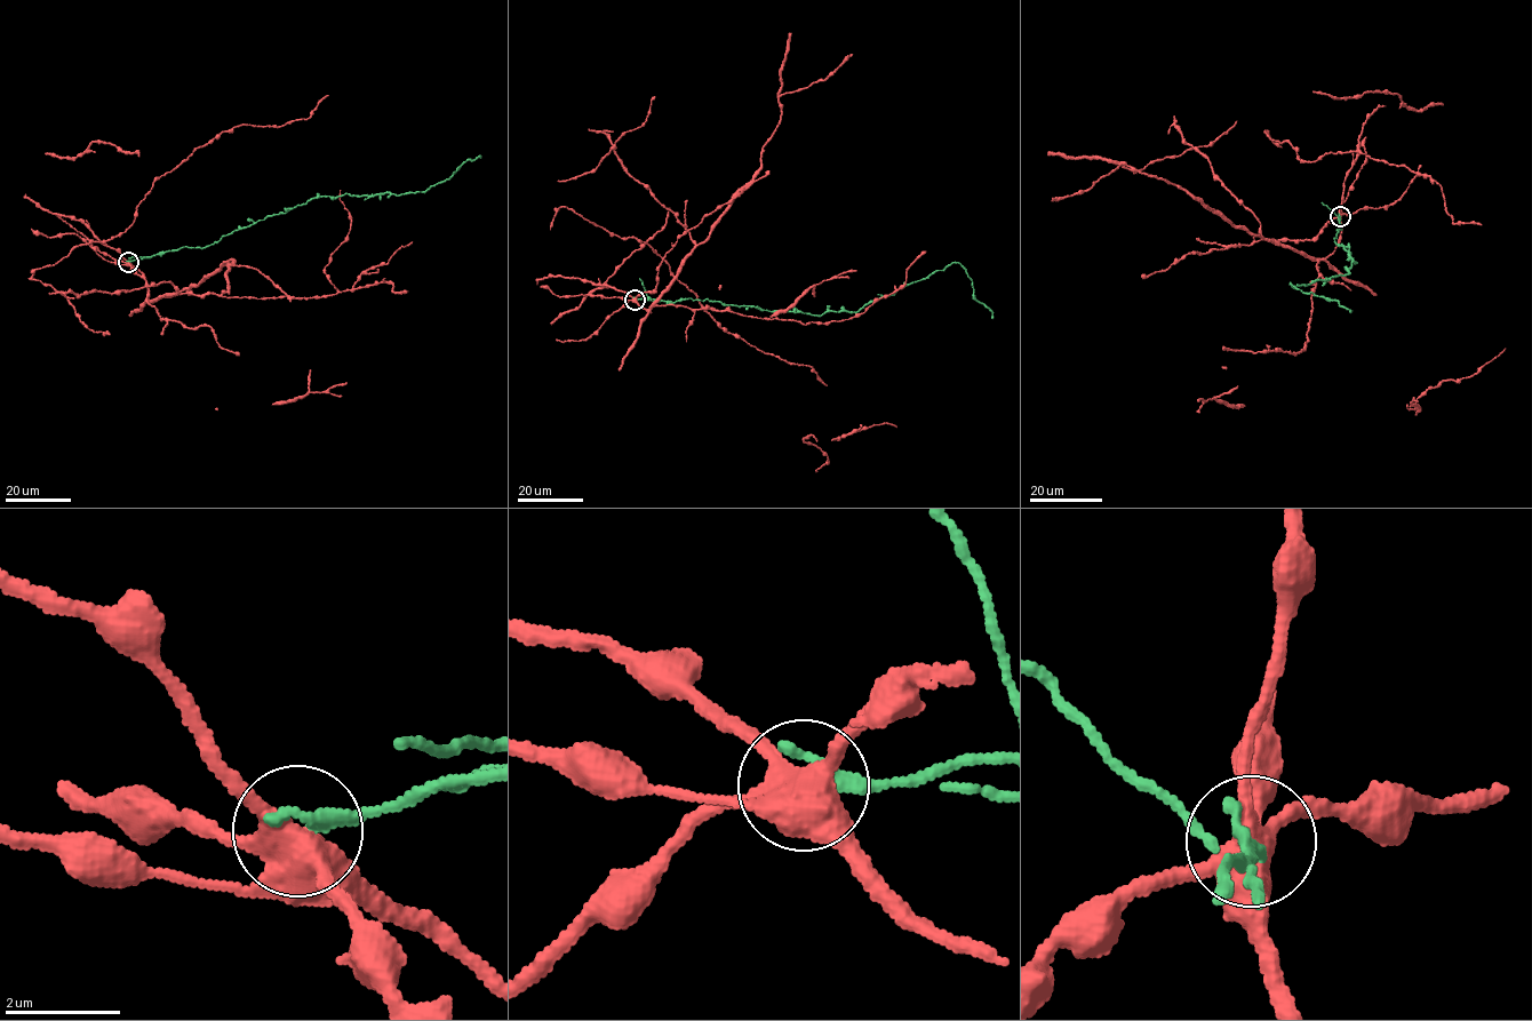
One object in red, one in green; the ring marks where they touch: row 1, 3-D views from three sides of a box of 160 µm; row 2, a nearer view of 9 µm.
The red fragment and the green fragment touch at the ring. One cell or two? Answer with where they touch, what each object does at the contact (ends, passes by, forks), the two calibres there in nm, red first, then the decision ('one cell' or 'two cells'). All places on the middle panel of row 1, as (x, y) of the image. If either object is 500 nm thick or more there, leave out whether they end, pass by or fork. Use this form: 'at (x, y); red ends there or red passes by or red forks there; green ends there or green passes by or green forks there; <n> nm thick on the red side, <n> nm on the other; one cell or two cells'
at (635, 300); red forks there; green passes by; 480 nm thick on the red side, 180 nm on the other; two cells

